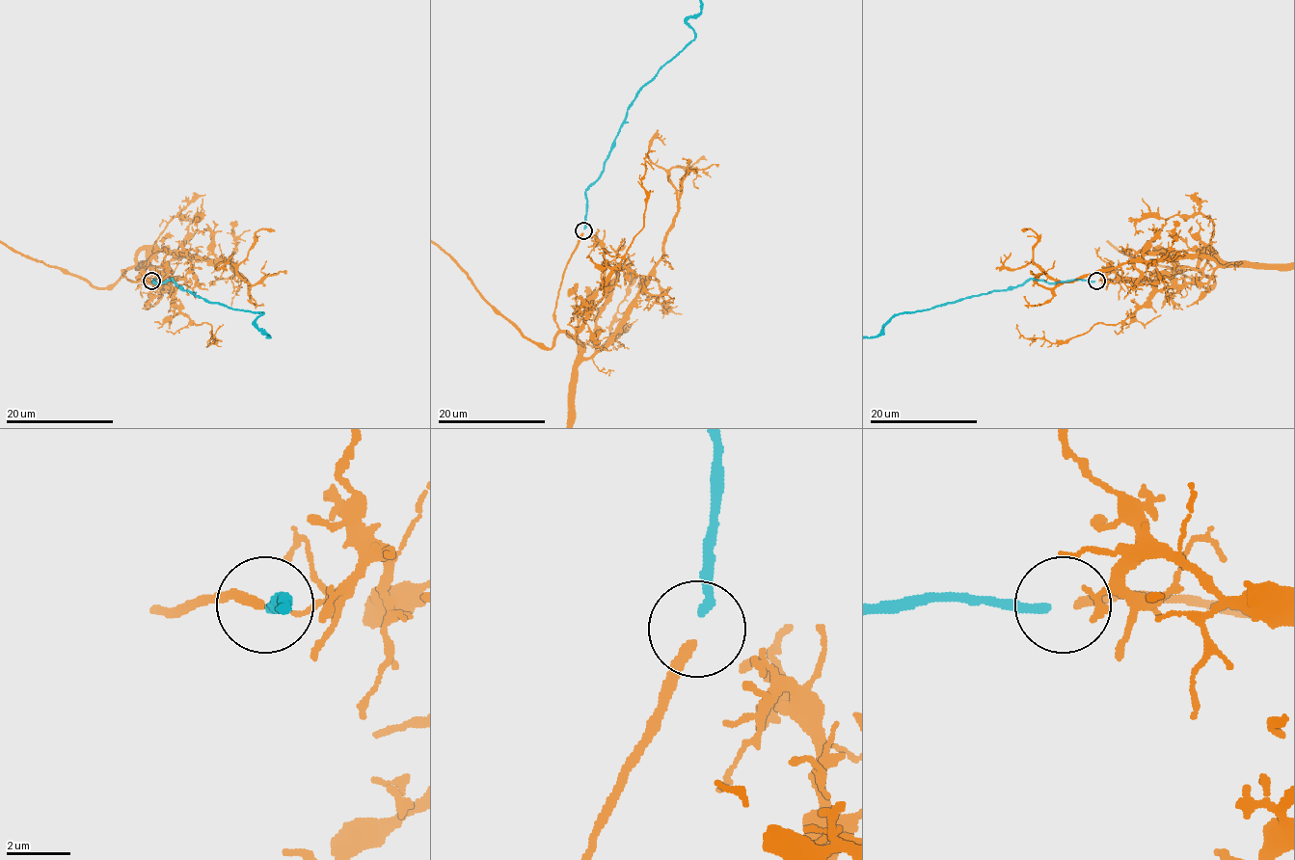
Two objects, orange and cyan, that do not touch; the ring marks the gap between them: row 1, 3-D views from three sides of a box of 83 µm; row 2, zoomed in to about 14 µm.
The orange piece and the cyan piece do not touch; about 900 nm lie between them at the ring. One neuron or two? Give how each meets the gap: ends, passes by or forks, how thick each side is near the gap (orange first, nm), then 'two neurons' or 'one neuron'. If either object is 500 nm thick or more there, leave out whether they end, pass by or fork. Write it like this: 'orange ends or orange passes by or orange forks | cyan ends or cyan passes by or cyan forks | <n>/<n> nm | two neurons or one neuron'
orange ends | cyan ends | 320/280 nm | one neuron

